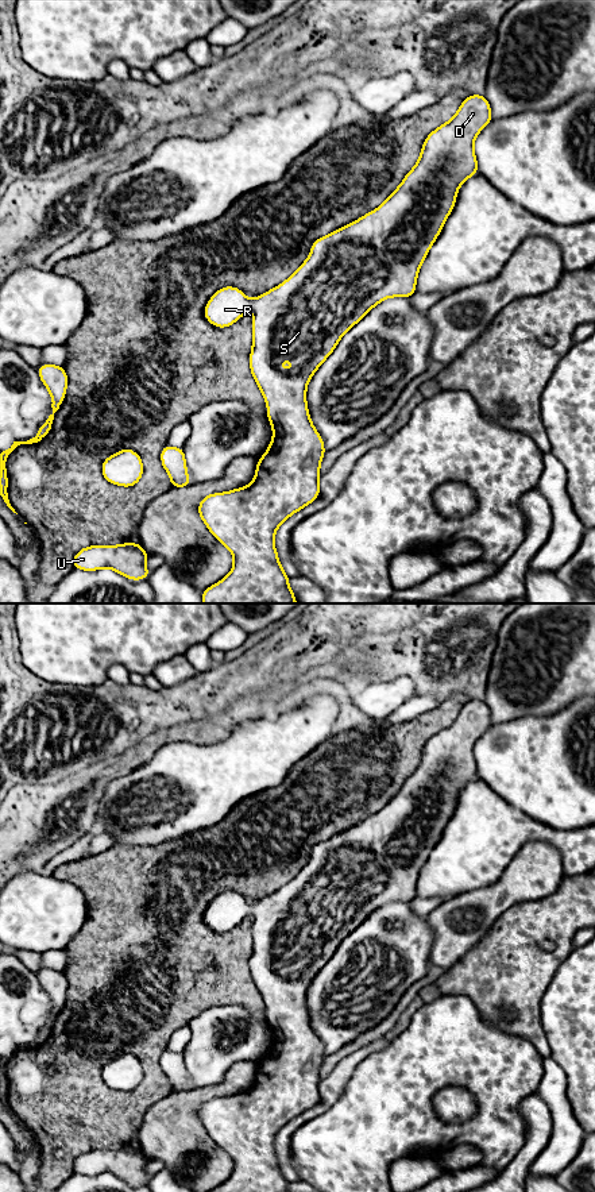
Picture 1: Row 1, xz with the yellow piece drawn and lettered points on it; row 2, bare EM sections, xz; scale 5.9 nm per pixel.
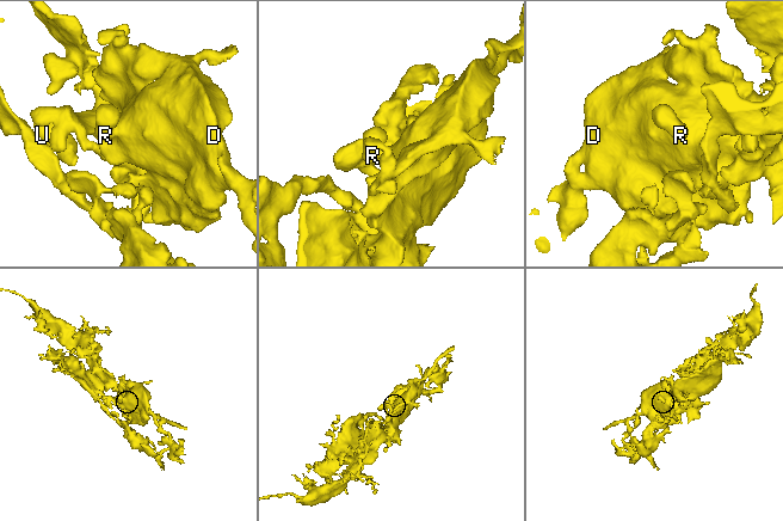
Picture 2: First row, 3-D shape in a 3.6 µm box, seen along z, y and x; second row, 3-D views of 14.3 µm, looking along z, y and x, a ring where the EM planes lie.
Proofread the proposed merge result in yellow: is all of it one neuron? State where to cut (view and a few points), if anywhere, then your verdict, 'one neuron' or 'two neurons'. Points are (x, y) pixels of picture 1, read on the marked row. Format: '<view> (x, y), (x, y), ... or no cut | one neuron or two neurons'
no cut | one neuron

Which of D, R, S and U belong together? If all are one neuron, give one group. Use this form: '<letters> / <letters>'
D R S U

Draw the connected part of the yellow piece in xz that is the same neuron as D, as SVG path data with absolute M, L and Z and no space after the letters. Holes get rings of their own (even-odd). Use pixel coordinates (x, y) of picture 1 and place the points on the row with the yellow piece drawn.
M482 94L468 96L449 121L438 126L426 136L420 159L389 198L375 211L314 240L308 259L291 277L251 301L239 288L233 286L221 288L209 298L204 315L217 328L235 324L248 309L254 312L250 370L264 397L267 420L274 435L268 450L258 459L255 477L248 486L209 494L198 504L200 518L233 555L231 572L216 585L202 590L202 603L297 603L295 595L289 587L290 578L279 563L274 536L283 521L316 501L320 494L320 464L325 448L324 440L309 416L308 383L336 348L343 335L375 305L385 298L412 297L417 292L416 282L420 267L455 207L459 188L467 178L479 173L474 142L491 120L491 107L486 97ZM283 360L293 360L297 366L282 370L278 363Z

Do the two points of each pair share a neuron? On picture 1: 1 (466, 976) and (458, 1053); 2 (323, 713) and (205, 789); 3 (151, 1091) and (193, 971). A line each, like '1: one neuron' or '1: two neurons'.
1: two neurons
2: one neuron
3: one neuron

